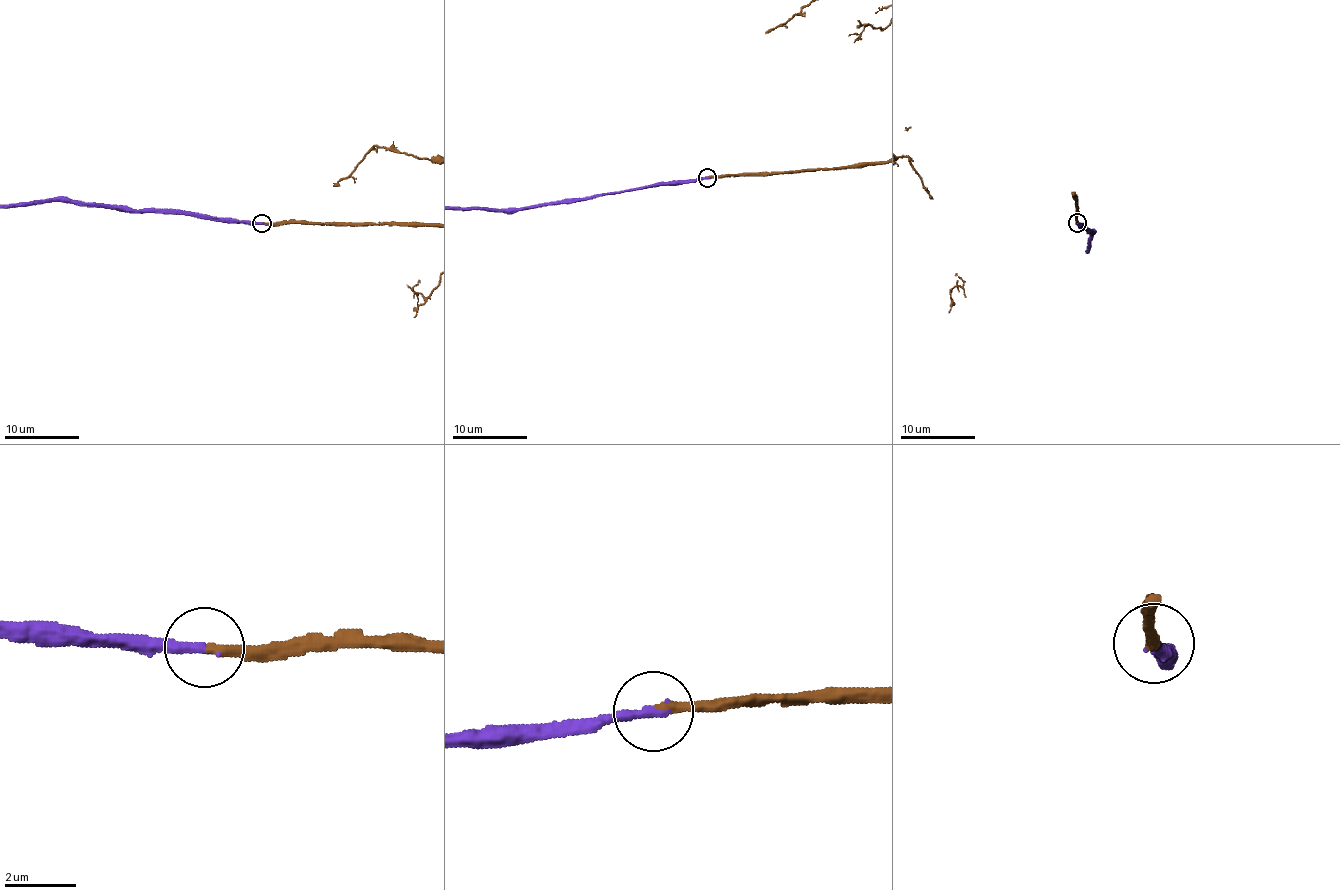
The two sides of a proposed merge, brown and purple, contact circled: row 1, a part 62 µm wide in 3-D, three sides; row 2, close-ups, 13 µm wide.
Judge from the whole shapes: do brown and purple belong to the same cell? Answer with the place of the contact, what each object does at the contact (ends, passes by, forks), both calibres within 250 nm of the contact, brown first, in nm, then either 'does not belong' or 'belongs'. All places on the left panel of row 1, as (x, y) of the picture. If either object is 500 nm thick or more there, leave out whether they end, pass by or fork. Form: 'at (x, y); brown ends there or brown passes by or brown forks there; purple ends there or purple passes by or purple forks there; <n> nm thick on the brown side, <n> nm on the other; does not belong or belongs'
at (262, 223); brown ends there; purple ends there; 280 nm thick on the brown side, 280 nm on the other; belongs

